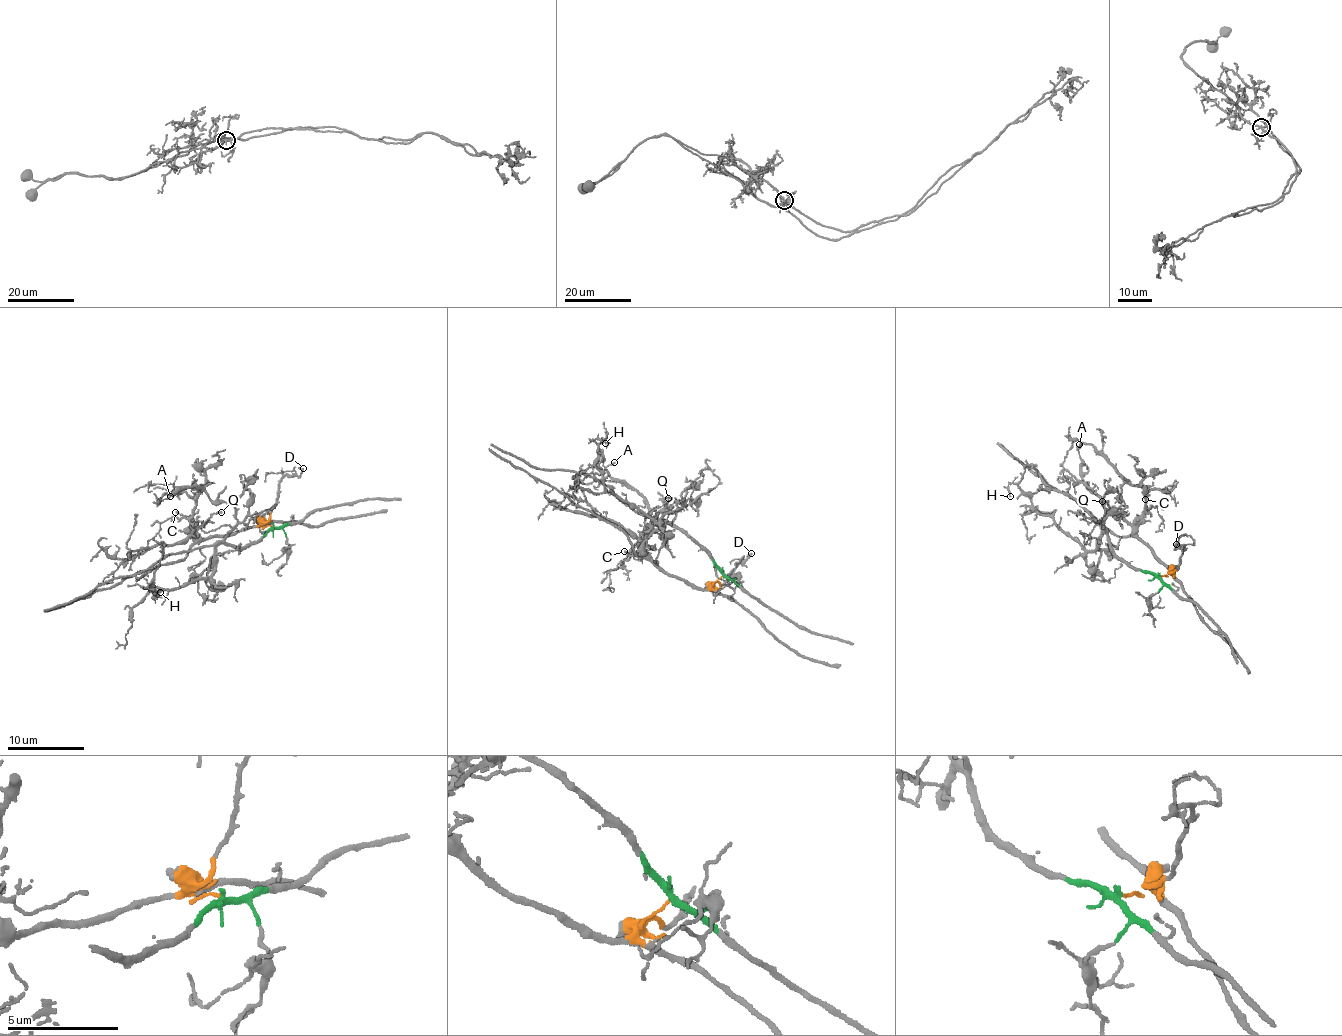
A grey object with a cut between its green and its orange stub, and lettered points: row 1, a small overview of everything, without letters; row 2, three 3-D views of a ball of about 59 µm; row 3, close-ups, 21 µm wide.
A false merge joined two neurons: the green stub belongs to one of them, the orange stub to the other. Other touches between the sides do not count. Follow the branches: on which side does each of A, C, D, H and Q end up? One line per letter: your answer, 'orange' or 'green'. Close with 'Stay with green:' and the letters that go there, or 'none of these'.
A: orange
C: orange
D: orange
H: green
Q: orange
Stay with green: H

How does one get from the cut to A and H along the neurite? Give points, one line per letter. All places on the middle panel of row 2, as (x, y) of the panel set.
A: (723, 575), (710, 588), (694, 588), (667, 576), (641, 551), (650, 527), (649, 506), (605, 467), (614, 461)
H: (723, 574), (713, 558), (668, 523), (658, 525), (611, 494), (595, 464), (598, 444), (593, 441), (605, 444)

